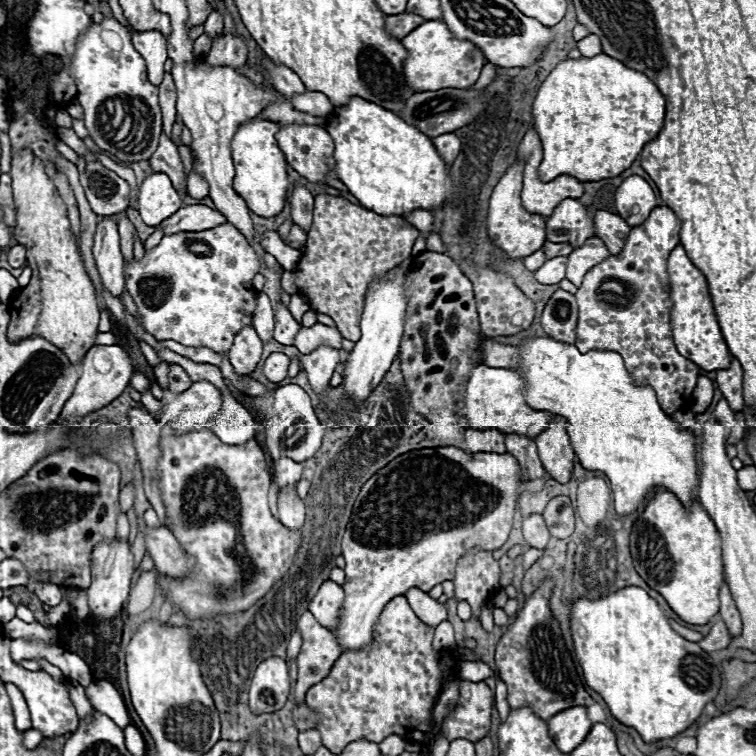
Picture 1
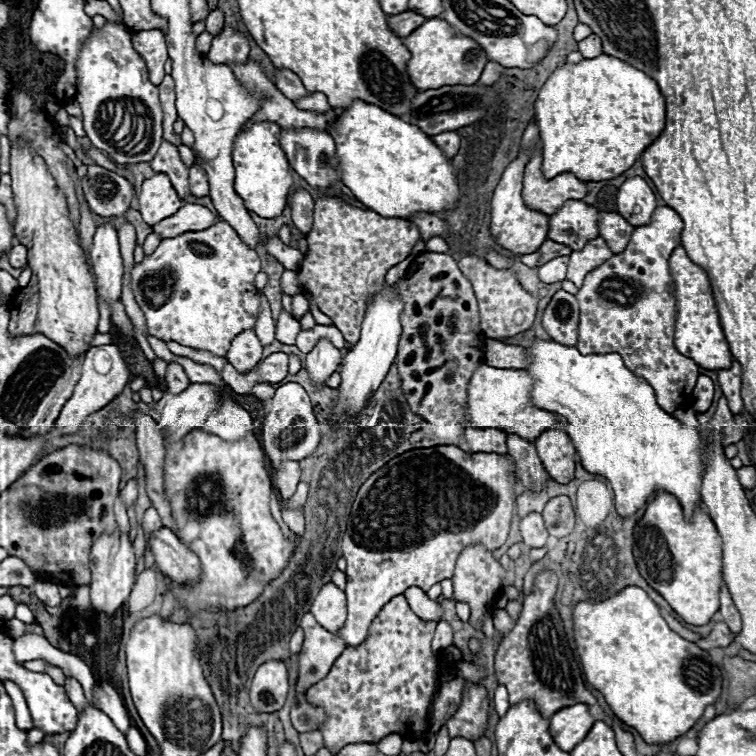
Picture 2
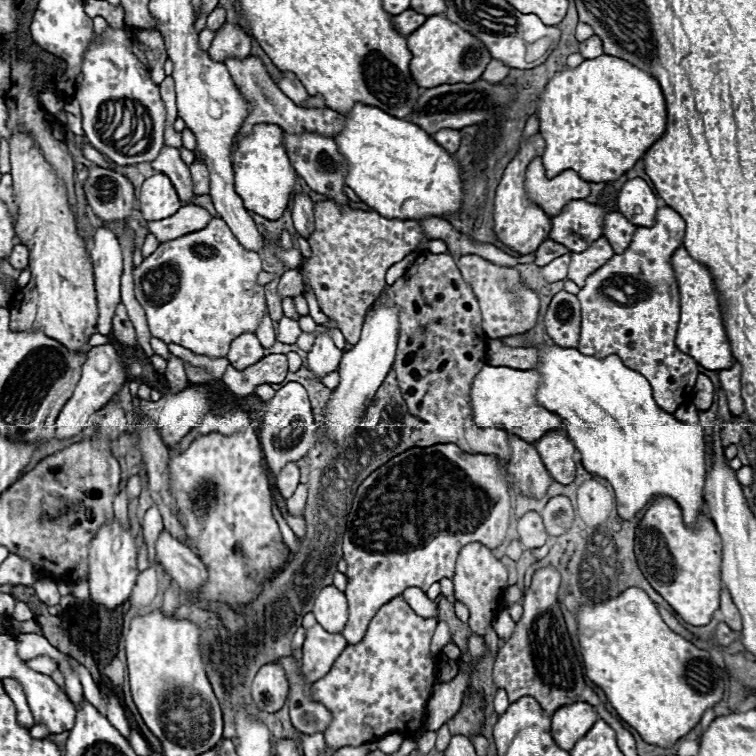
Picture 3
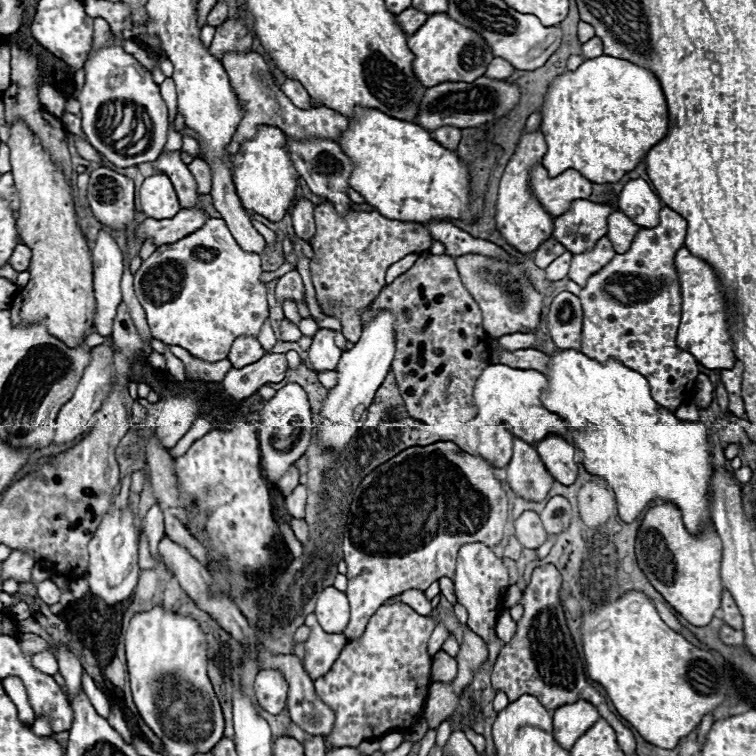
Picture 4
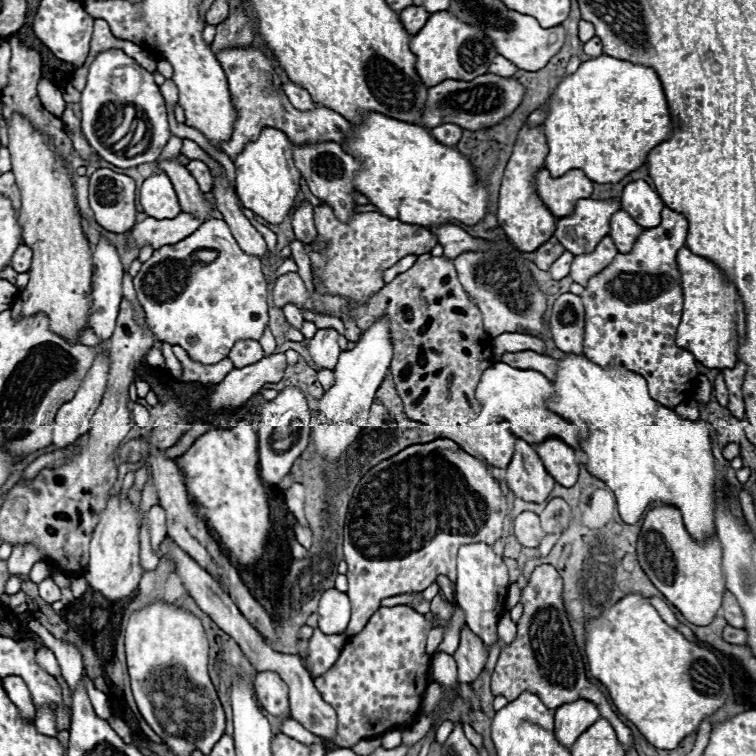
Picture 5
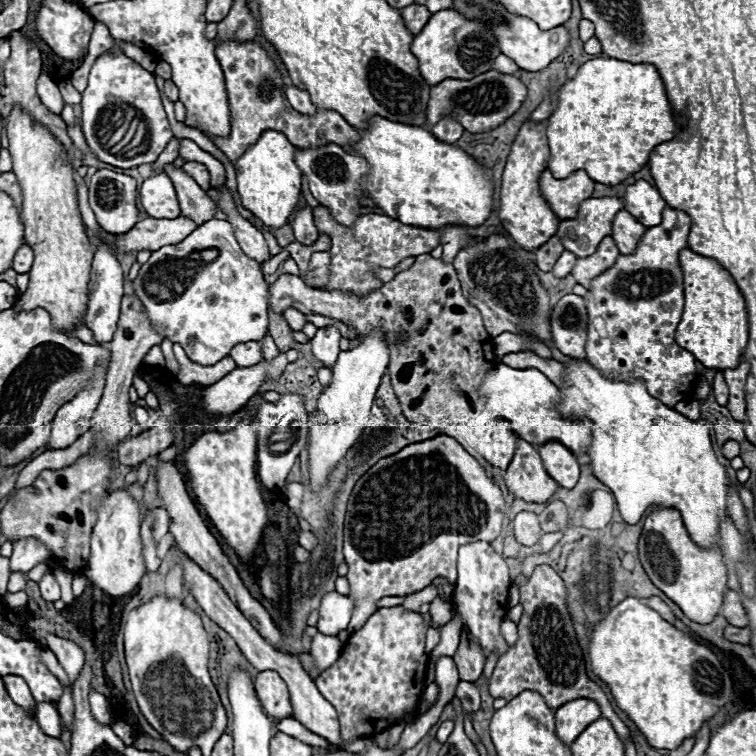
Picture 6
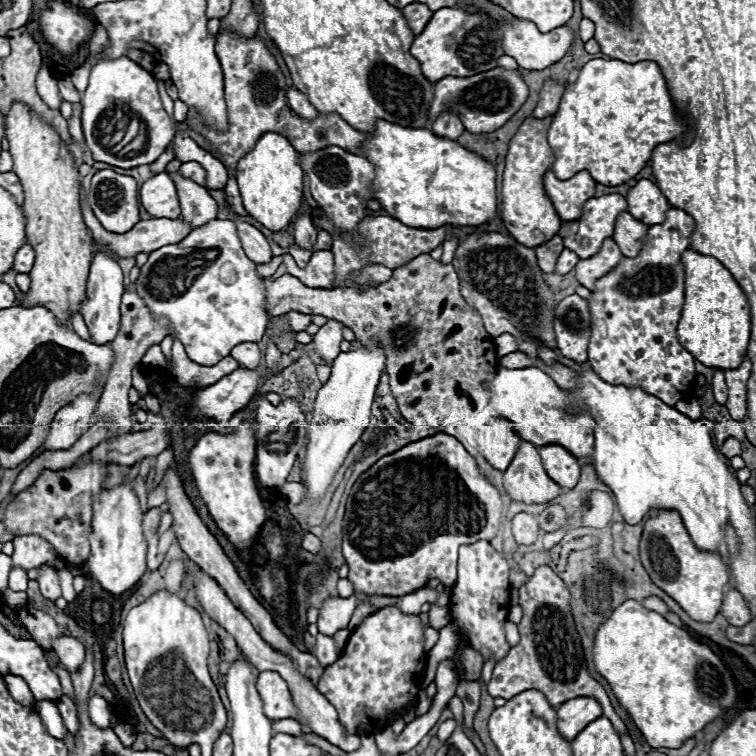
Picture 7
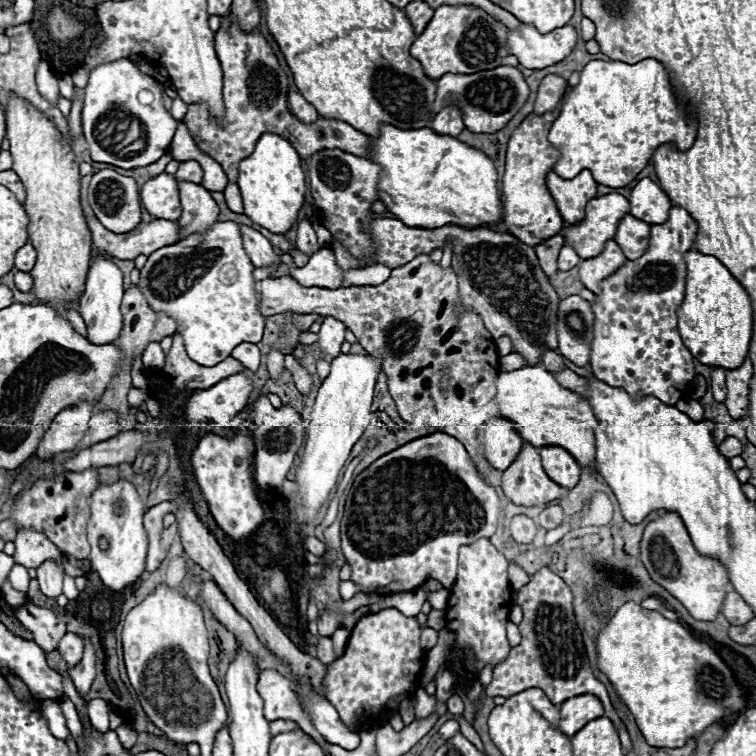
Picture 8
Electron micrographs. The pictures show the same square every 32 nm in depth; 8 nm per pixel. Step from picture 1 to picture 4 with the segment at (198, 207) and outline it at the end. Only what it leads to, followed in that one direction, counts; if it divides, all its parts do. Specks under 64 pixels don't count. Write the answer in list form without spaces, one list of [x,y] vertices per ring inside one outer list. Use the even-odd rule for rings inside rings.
[[[182,208],[176,216],[164,218],[164,220],[144,220],[136,234],[142,236],[142,240],[152,238],[156,246],[162,246],[164,242],[176,242],[176,238],[184,238],[184,234],[192,234],[192,230],[200,230],[204,222],[208,222],[208,214],[198,208]]]

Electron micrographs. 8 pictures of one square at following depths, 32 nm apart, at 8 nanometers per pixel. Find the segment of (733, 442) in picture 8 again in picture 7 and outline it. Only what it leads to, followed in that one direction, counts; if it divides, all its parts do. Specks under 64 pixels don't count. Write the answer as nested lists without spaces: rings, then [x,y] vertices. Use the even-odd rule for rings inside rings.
[[[728,438],[728,440],[722,444],[720,452],[722,452],[726,458],[734,458],[734,456],[740,454],[740,442],[734,440],[734,438]]]

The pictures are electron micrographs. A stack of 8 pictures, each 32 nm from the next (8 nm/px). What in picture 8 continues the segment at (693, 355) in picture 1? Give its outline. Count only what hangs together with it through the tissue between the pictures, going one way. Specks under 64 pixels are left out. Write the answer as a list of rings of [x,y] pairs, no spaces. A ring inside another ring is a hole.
[[[694,250],[684,254],[686,262],[686,296],[678,310],[678,332],[684,346],[696,360],[706,366],[734,370],[746,354],[752,338],[752,304],[740,282],[714,256]]]

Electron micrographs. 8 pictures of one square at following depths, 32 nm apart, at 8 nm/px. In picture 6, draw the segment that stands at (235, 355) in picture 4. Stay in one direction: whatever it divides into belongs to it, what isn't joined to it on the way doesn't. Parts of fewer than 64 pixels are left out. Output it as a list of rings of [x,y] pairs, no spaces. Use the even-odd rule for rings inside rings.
[[[240,342],[232,348],[230,358],[236,362],[236,366],[254,366],[262,360],[262,348],[258,342]]]

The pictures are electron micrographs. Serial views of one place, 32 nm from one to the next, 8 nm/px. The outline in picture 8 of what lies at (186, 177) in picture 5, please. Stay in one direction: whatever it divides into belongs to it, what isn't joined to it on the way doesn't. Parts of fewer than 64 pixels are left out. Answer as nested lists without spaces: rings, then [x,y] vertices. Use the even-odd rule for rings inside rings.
[[[178,180],[178,190],[180,190],[180,204],[182,204],[182,238],[196,230],[206,230],[212,222],[218,220],[218,204],[210,196],[210,192],[194,182],[188,180]]]

